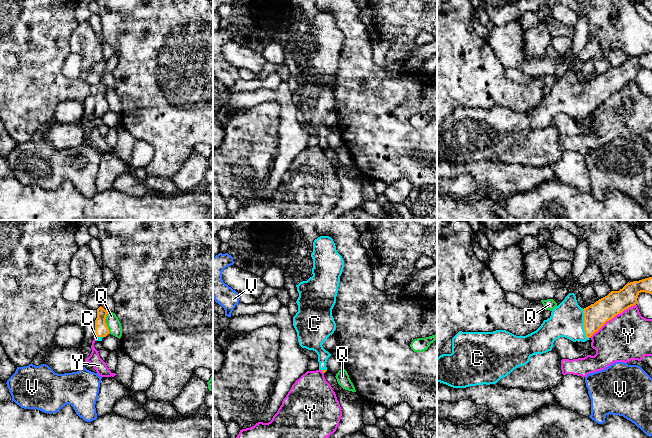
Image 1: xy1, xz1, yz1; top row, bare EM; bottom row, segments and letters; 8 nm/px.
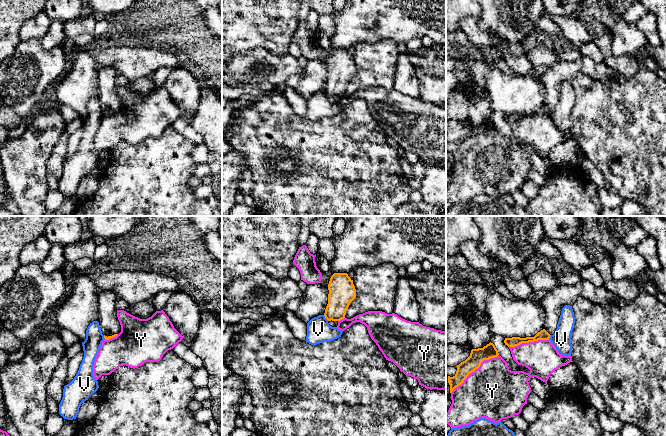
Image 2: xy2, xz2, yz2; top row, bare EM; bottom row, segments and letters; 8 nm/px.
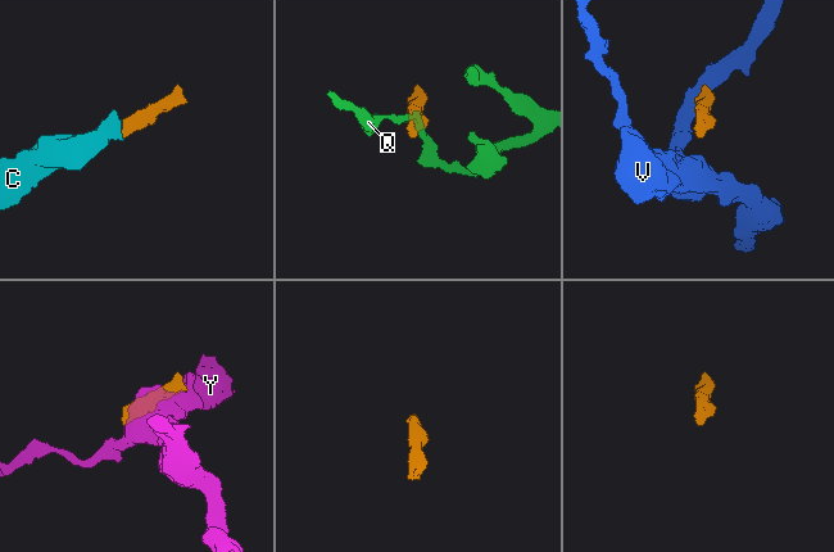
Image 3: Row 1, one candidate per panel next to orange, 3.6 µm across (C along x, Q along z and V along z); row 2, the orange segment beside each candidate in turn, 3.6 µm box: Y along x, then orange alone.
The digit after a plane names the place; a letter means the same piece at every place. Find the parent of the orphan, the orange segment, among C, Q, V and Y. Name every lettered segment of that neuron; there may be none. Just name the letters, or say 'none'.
C

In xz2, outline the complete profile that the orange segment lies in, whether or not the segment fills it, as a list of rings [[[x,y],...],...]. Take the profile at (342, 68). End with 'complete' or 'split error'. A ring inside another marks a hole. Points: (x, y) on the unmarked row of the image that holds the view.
[[[334,49],[328,60],[328,80],[324,92],[332,103],[345,94],[346,86],[356,73],[353,56],[347,49]]] | split error

